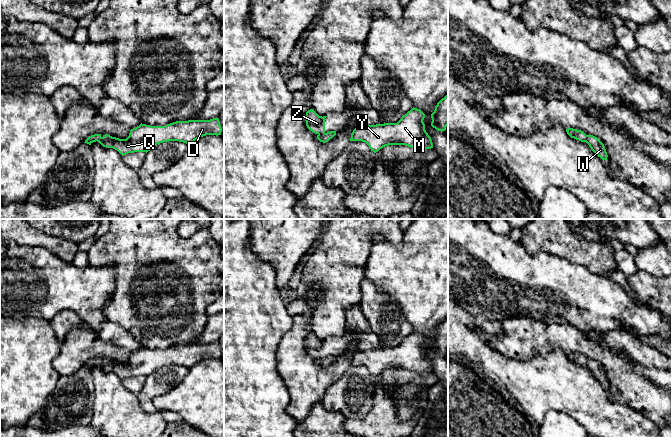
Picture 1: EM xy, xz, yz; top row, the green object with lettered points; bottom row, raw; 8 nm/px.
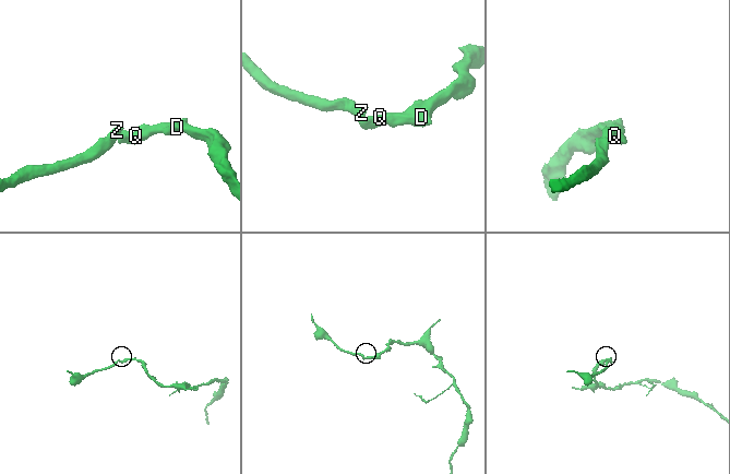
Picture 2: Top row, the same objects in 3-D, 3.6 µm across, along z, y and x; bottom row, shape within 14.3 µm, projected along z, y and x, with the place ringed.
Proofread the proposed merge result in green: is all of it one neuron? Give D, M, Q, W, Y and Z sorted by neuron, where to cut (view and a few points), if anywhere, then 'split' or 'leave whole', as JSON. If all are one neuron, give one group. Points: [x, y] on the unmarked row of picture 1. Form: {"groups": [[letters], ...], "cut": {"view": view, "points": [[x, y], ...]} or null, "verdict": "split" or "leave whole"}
{"groups": [["D", "M", "Q", "W", "Y"], ["Z"]], "cut": {"view": "xz", "points": [[324, 356], [318, 358]]}, "verdict": "split"}

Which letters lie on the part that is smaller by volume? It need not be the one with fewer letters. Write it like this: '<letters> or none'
Z

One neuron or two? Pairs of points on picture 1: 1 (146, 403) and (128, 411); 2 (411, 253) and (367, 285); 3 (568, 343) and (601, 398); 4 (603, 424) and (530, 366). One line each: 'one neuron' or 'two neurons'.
1: two neurons
2: two neurons
3: two neurons
4: one neuron

